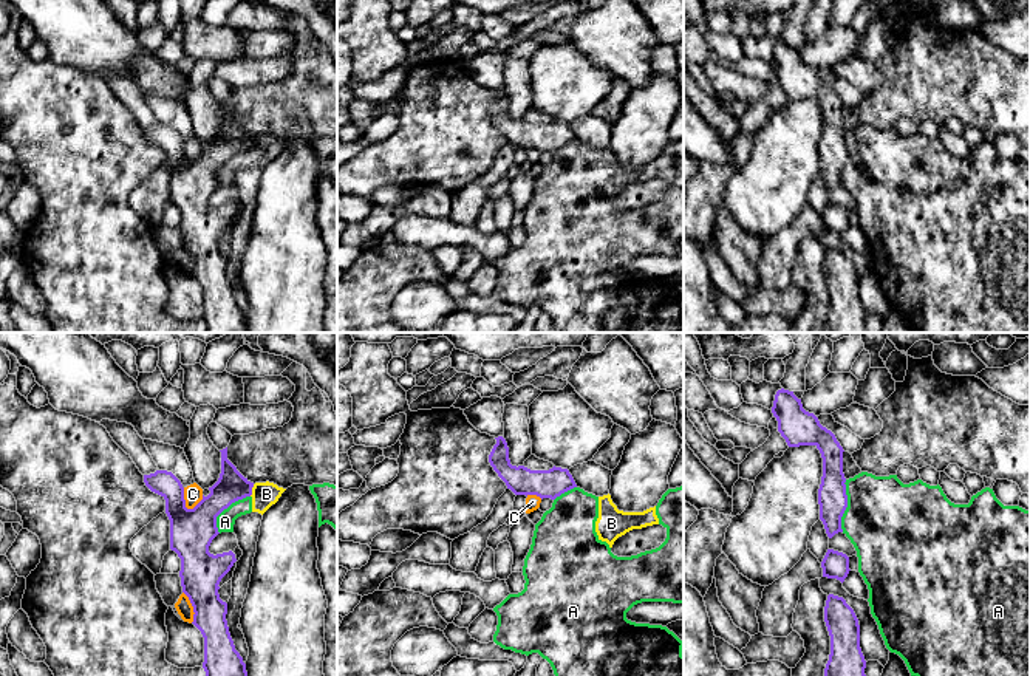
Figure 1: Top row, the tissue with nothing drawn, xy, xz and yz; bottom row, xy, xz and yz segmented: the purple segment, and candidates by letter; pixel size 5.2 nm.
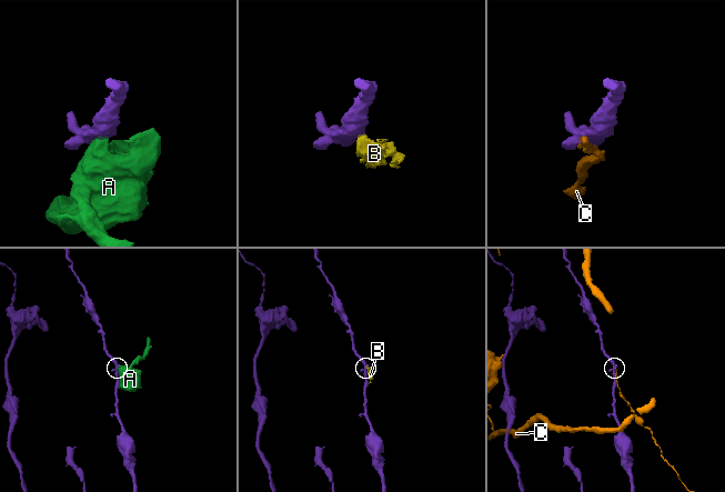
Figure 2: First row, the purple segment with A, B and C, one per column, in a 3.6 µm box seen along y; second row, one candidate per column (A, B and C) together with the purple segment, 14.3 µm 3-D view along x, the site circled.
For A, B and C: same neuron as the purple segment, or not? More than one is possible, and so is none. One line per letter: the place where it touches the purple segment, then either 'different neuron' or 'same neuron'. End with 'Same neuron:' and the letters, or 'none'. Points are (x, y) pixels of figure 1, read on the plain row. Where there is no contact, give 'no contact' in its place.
A: yz (846, 160) | different neuron
B: xy (251, 144) | different neuron
C: xy (184, 153) | different neuron
Same neuron: none

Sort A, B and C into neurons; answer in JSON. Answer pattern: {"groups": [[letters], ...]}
{"groups": [["A", "B"], ["C"]]}

